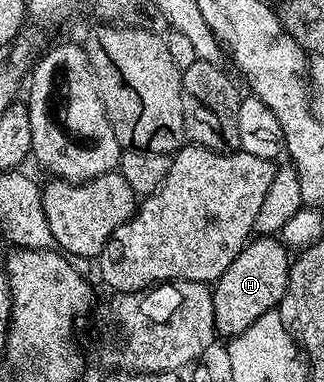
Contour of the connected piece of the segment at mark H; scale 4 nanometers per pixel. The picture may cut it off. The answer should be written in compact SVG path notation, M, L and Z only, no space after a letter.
M256 235L244 246L244 250L226 267L226 271L214 283L214 323L221 338L236 337L254 319L275 310L282 295L286 295L290 268L289 246L272 235Z

